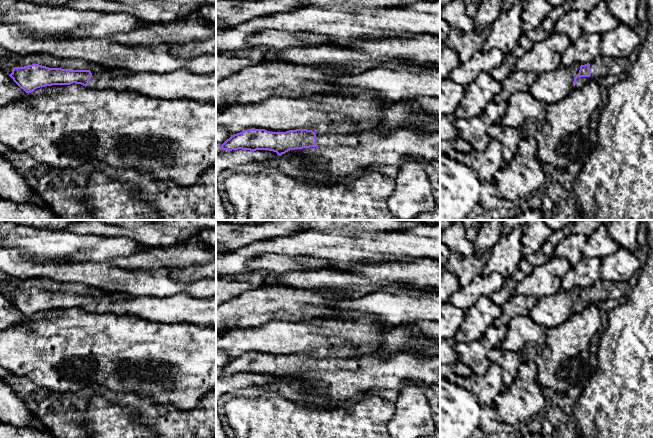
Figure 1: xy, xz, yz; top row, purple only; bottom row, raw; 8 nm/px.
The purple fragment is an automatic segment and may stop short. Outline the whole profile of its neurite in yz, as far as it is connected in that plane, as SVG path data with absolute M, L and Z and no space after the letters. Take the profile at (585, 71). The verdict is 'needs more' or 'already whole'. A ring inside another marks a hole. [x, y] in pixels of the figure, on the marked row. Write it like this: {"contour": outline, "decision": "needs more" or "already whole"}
{"contour": "M590 64L581 65L579 68L579 73L574 77L572 84L572 90L578 90L582 88L590 79L591 69Z", "decision": "needs more"}

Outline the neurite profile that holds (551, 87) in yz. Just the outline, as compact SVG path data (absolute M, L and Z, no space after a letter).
M578 63L573 64L570 67L566 67L563 65L560 65L556 70L550 72L550 73L542 73L539 74L536 81L530 86L529 93L537 100L545 103L545 104L550 104L557 102L567 96L571 91L572 91L572 84L574 81L574 77L570 72L571 67L580 67Z

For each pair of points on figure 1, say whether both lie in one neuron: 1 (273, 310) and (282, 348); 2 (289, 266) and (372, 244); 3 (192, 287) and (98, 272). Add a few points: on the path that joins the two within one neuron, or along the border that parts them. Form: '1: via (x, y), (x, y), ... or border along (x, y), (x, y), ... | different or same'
1: border along (290, 319), (270, 320), (253, 328) | different
2: border along (294, 256), (322, 258), (327, 260), (334, 269) | different
3: via (169, 286), (159, 283), (134, 283), (121, 280) | same

